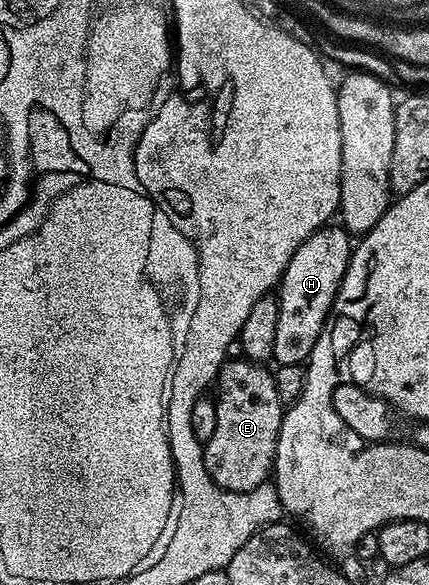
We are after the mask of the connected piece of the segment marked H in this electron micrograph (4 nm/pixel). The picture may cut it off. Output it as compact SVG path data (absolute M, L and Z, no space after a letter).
M331 223L317 229L288 259L288 267L276 286L280 319L276 319L274 361L278 365L302 365L310 360L312 347L320 339L320 331L330 318L330 309L338 294L340 283L348 271L352 237L341 224Z

